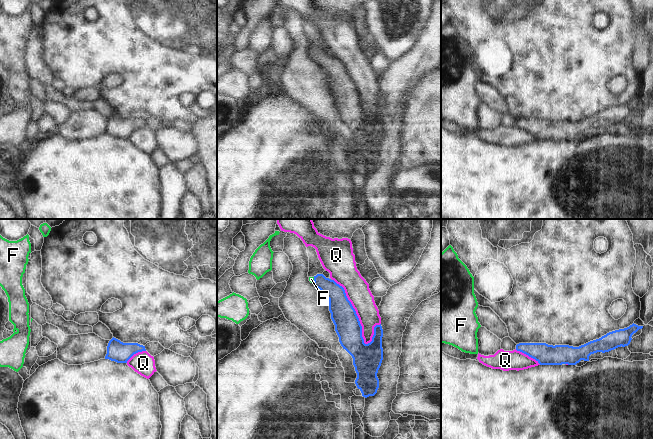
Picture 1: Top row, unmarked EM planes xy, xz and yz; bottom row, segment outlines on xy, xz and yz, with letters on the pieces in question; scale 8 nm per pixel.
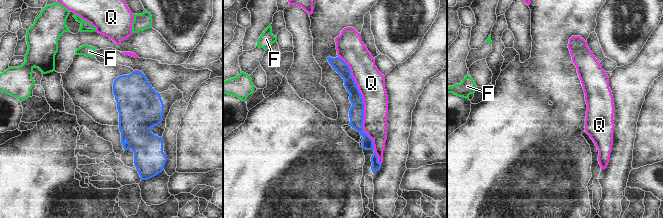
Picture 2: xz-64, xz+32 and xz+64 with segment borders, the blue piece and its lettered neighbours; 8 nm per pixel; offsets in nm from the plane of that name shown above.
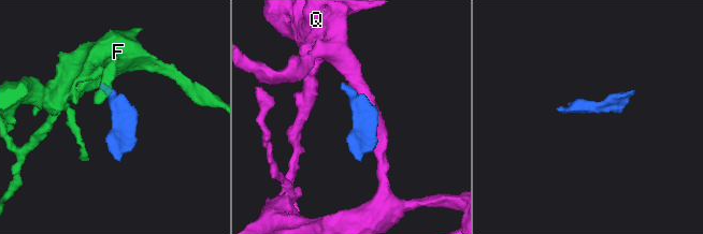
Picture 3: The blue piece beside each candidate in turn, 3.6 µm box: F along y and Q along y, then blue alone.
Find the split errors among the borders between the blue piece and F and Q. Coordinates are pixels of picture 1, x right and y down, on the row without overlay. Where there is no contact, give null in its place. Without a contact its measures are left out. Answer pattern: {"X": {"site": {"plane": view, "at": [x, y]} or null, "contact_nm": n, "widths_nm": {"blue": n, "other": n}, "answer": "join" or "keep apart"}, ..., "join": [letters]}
{"F": {"site": {"plane": "xz", "at": [314, 56]}, "contact_nm": 60, "widths_nm": {"blue": 150, "other": 50}, "answer": "join"}, "Q": {"site": {"plane": "xz", "at": [355, 88]}, "contact_nm": 600, "widths_nm": {"blue": 200, "other": 190}, "answer": "keep apart"}, "join": ["F"]}

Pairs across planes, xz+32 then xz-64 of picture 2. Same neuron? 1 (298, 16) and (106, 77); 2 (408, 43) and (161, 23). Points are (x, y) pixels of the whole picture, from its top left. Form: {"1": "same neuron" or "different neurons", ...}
{"1": "same neuron", "2": "same neuron"}

